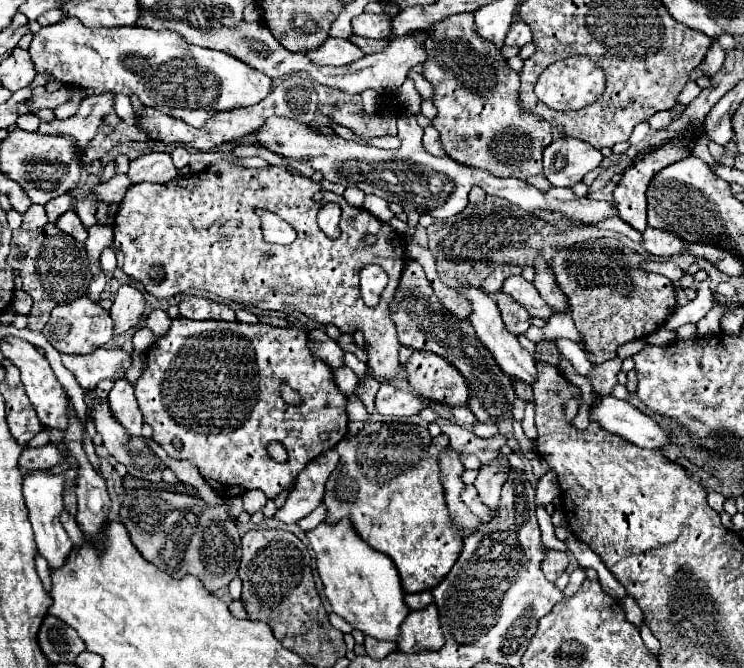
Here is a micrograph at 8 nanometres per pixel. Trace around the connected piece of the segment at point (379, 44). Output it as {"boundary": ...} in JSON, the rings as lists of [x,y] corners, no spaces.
{"boundary":[[[351,33],[349,41],[355,43],[363,53],[377,53],[377,51],[383,51],[383,47],[387,45],[387,41],[383,41],[383,39],[363,39],[355,33]]]}

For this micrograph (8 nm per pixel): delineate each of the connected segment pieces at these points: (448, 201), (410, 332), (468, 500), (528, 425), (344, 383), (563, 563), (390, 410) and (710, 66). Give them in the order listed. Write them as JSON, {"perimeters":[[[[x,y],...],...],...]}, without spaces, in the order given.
{"perimeters":[[[[403,113],[399,117],[399,139],[401,147],[397,151],[377,149],[373,151],[367,143],[349,141],[343,137],[329,137],[325,133],[319,133],[315,127],[303,125],[295,119],[283,119],[283,117],[271,117],[259,131],[253,133],[255,143],[259,147],[265,147],[277,155],[283,155],[287,159],[299,159],[311,165],[315,171],[323,173],[323,179],[341,183],[343,187],[357,187],[365,193],[375,193],[387,201],[399,203],[405,213],[409,215],[409,223],[417,225],[417,219],[423,213],[433,215],[435,219],[447,219],[451,215],[457,215],[467,207],[467,193],[471,187],[481,187],[485,193],[503,197],[509,203],[521,207],[523,211],[533,209],[553,209],[561,211],[565,215],[583,219],[585,223],[593,225],[595,221],[601,221],[605,217],[615,217],[617,209],[605,201],[591,201],[587,197],[575,197],[571,189],[559,189],[553,187],[547,193],[537,191],[529,183],[523,183],[521,179],[497,179],[487,171],[465,167],[461,163],[451,161],[449,157],[433,157],[423,149],[421,137],[423,127],[417,125],[417,117]]],[[[411,261],[401,277],[401,283],[391,299],[391,305],[395,305],[395,327],[399,343],[405,347],[411,347],[415,351],[431,351],[435,355],[445,357],[463,377],[467,379],[467,385],[471,387],[471,399],[467,407],[475,413],[477,421],[493,421],[499,423],[507,417],[511,417],[515,391],[511,385],[511,377],[503,375],[499,371],[499,365],[495,363],[493,355],[479,343],[471,323],[467,319],[455,319],[449,311],[443,311],[443,305],[439,303],[431,283],[425,277],[423,267],[417,261]]],[[[465,485],[465,487],[463,487],[463,503],[465,503],[465,505],[469,507],[469,511],[471,511],[475,517],[479,517],[483,523],[485,523],[487,519],[491,519],[491,509],[481,503],[481,499],[477,497],[477,491],[475,491],[473,485]]],[[[527,405],[525,407],[525,419],[523,419],[523,431],[531,439],[537,437],[537,429],[535,429],[535,423],[533,423],[533,411],[535,411],[535,407],[533,405]]],[[[341,367],[341,369],[335,369],[333,371],[333,375],[335,375],[335,381],[337,381],[337,385],[339,385],[339,389],[345,393],[345,395],[351,395],[353,393],[353,389],[357,387],[357,375],[353,373],[353,371],[345,371],[345,367]]],[[[547,551],[545,555],[545,561],[543,561],[543,573],[547,577],[547,581],[555,581],[569,565],[569,559],[565,553],[561,551]]],[[[387,381],[381,383],[375,403],[377,403],[377,413],[393,415],[393,417],[405,417],[405,415],[411,417],[431,405],[431,401],[427,401],[419,395],[413,395],[409,391],[401,391]]],[[[713,39],[711,49],[709,49],[707,57],[705,57],[705,71],[707,71],[707,75],[715,75],[715,71],[723,65],[723,59],[725,59],[723,47],[717,43],[717,39]]]]}

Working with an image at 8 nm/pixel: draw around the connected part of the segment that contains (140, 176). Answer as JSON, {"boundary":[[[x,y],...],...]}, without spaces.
{"boundary":[[[147,153],[139,155],[129,163],[127,177],[131,183],[143,183],[143,181],[153,181],[153,183],[167,183],[177,175],[177,169],[171,161],[169,153]]]}

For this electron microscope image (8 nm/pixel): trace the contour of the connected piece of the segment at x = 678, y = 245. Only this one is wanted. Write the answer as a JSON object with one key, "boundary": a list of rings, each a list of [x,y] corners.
{"boundary":[[[647,227],[643,231],[643,249],[653,257],[671,257],[685,249],[685,241],[673,233]]]}

